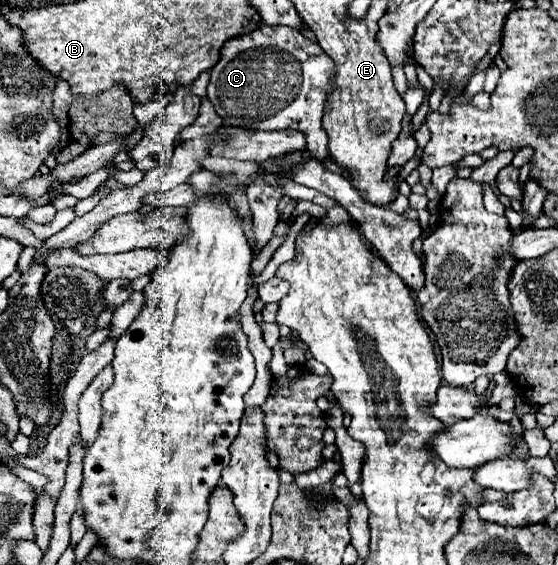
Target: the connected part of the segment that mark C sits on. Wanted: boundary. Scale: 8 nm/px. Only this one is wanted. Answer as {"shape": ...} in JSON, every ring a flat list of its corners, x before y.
{"shape":[[261,25,253,33,229,39,221,49,221,59,213,67,211,83,207,89,207,97,213,103,215,111,223,119,225,125,253,129,253,131,283,131,283,129,297,129,305,133,307,149,313,153,313,159,323,161,329,155,329,137,325,129,321,129,323,115,329,113,329,97,333,93,333,61,313,45,307,37,301,35,299,29,281,27,281,25]]}

